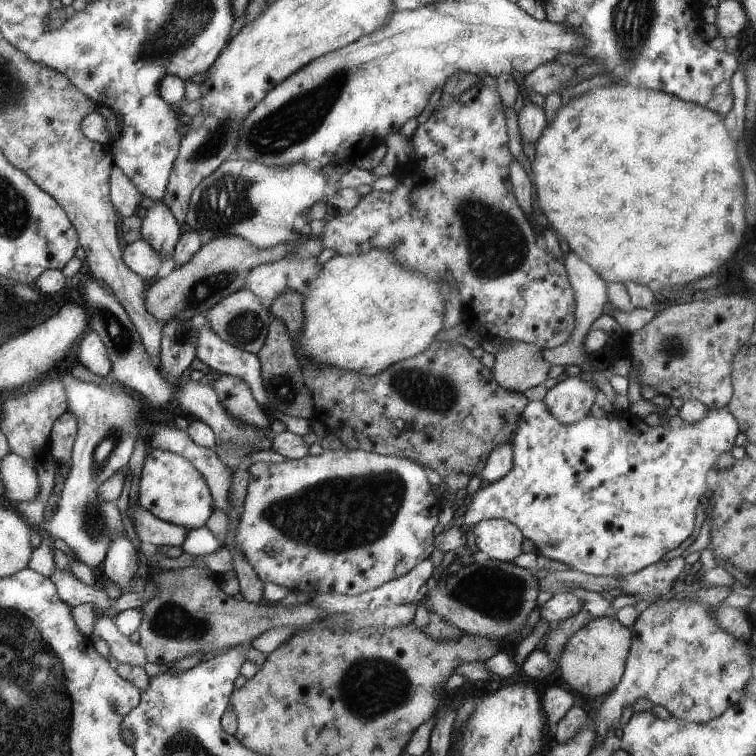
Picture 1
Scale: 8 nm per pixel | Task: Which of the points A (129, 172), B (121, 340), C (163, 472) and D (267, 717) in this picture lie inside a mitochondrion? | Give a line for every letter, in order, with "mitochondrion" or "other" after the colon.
A: other
B: mitochondrion
C: other
D: other

